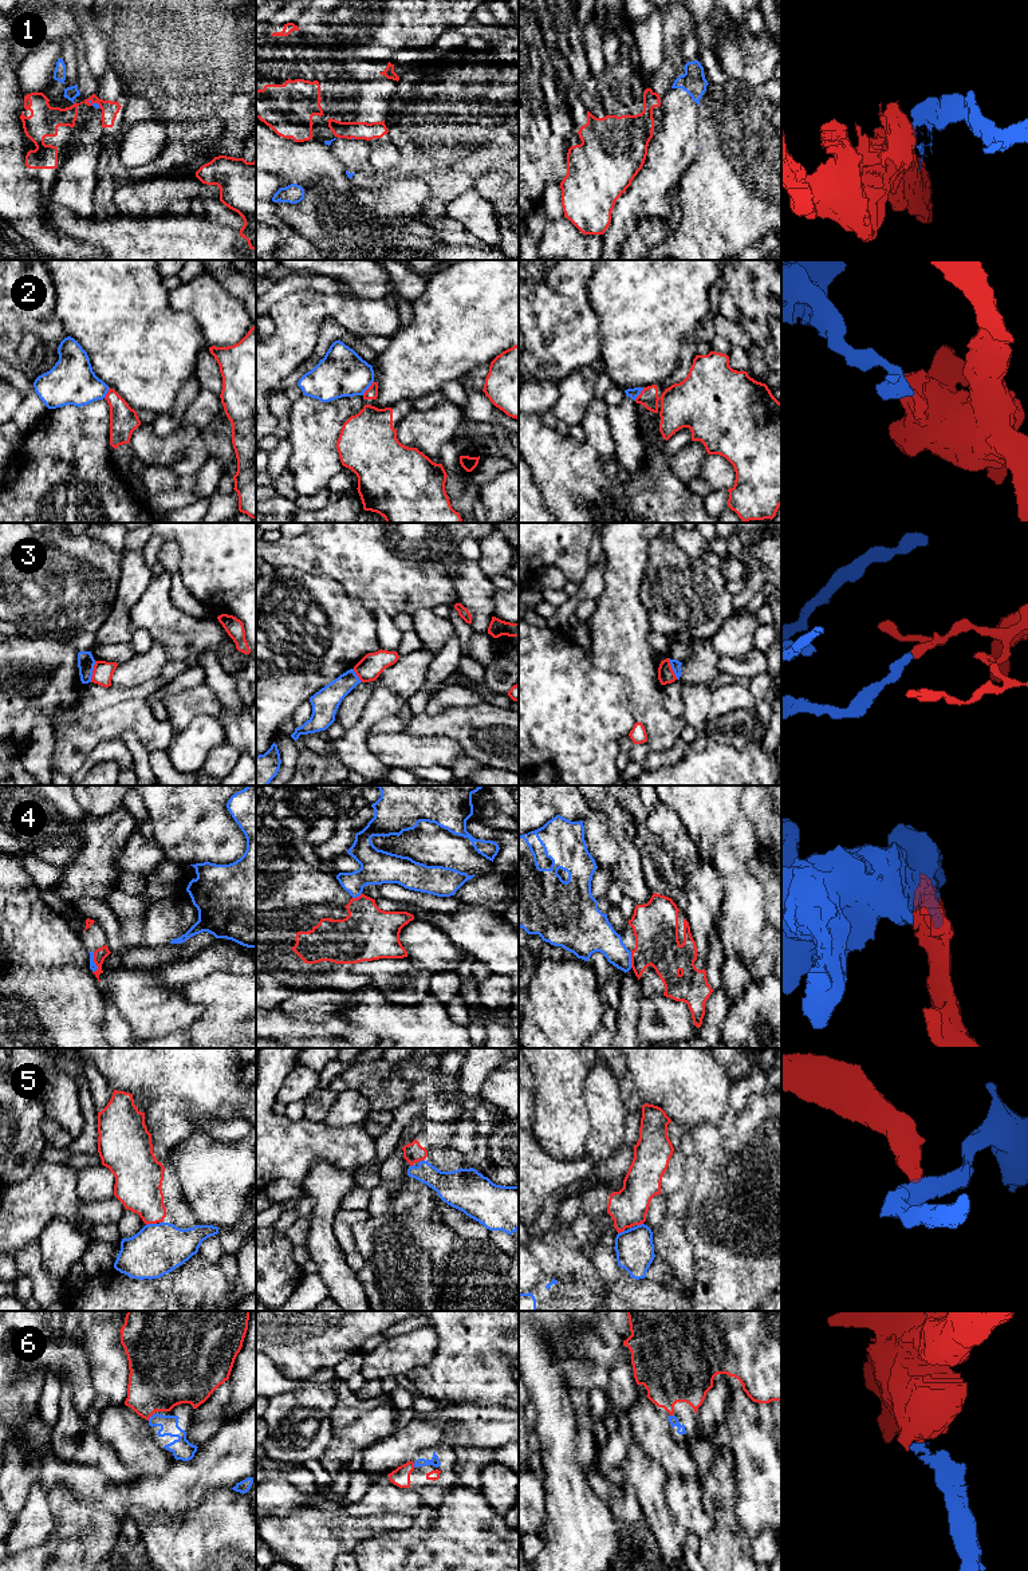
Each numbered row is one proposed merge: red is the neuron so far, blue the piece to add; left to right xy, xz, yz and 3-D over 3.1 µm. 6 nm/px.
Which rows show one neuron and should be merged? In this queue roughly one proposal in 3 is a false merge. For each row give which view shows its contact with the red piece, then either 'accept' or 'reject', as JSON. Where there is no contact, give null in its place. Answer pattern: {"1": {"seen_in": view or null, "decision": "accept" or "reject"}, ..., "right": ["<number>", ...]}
{"1": {"seen_in": "xy", "decision": "reject"}, "2": {"seen_in": "xz", "decision": "reject"}, "3": {"seen_in": "xy", "decision": "reject"}, "4": {"seen_in": "yz", "decision": "accept"}, "5": {"seen_in": "xy", "decision": "reject"}, "6": {"seen_in": "xy", "decision": "accept"}, "right": ["4", "6"]}

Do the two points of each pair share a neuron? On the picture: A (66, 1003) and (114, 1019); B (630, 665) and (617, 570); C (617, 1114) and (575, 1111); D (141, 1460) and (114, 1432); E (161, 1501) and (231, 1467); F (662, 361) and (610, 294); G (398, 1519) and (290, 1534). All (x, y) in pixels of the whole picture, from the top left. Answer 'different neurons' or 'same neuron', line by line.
A: different neurons
B: same neuron
C: different neurons
D: same neuron
E: same neuron
F: same neuron
G: same neuron

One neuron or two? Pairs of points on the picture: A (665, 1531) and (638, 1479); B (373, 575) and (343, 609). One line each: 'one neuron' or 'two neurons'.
A: one neuron
B: two neurons

